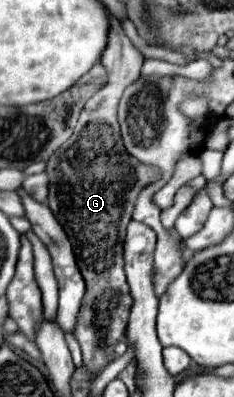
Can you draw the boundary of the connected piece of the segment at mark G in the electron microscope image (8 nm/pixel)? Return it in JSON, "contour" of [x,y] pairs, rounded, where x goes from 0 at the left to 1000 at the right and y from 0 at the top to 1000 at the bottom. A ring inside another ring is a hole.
{"contour":[[[474,43],[474,58],[466,113],[432,144],[440,169],[457,174],[457,209],[363,259],[312,345],[226,385],[192,431],[209,446],[201,511],[303,602],[338,683],[372,718],[355,778],[338,783],[338,819],[321,819],[312,849],[346,869],[355,914],[389,940],[389,955],[491,904],[483,874],[500,859],[534,854],[560,738],[526,683],[526,597],[594,481],[679,446],[671,426],[560,395],[517,355],[500,264],[534,219],[594,199],[611,139],[568,118],[491,43]]]}

